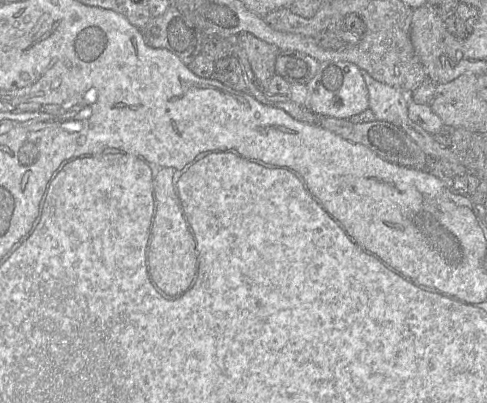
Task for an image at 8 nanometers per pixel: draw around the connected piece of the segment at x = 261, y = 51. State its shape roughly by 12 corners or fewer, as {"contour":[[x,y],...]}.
{"contour":[[250,33],[238,45],[254,79],[267,85],[276,74],[280,50]]}

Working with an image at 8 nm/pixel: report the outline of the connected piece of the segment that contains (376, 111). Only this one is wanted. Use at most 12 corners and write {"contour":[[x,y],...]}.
{"contour":[[362,74],[375,118],[405,131],[408,94]]}

